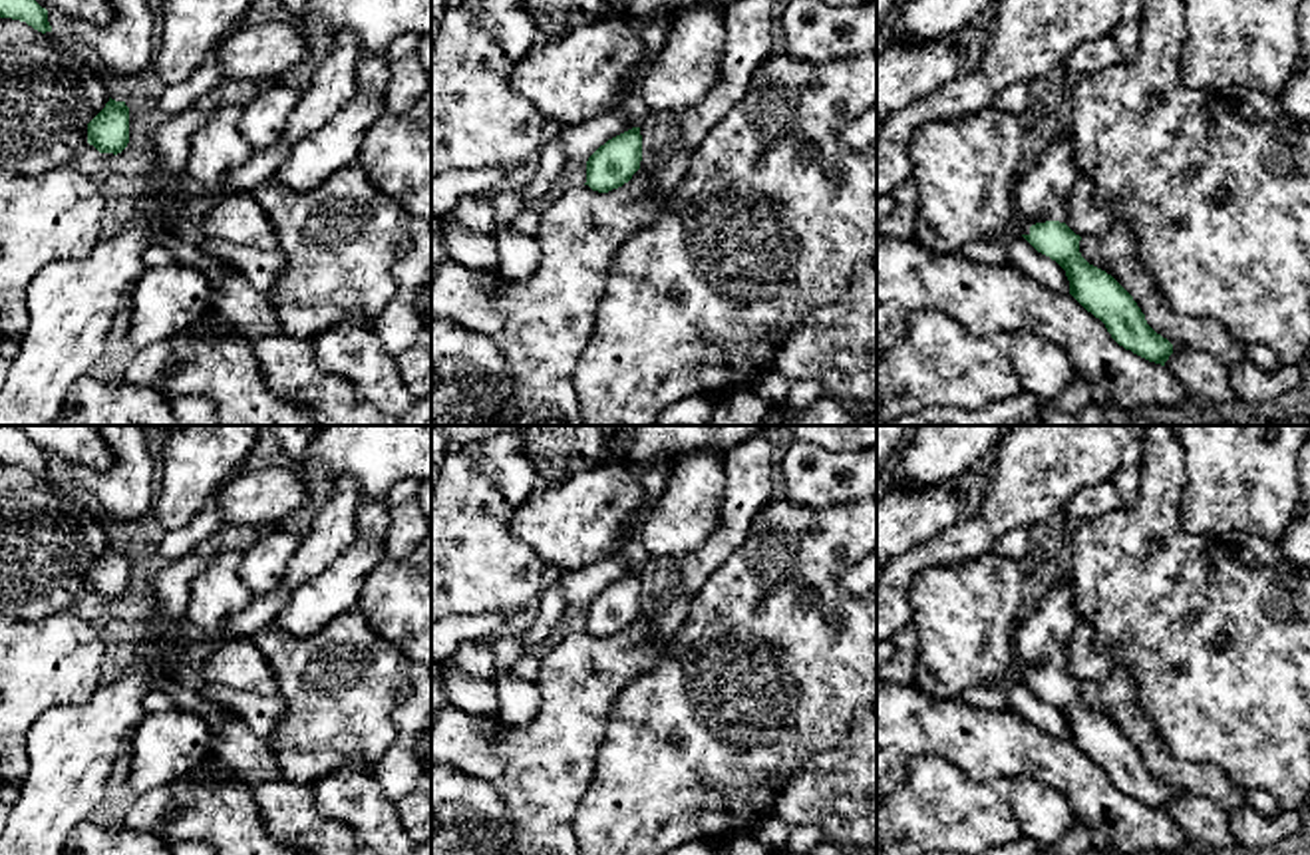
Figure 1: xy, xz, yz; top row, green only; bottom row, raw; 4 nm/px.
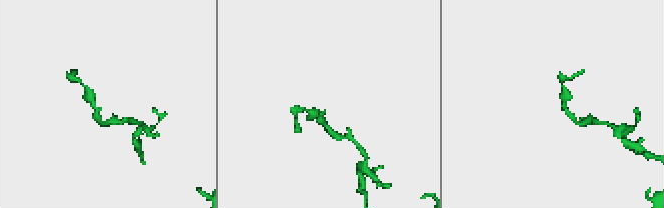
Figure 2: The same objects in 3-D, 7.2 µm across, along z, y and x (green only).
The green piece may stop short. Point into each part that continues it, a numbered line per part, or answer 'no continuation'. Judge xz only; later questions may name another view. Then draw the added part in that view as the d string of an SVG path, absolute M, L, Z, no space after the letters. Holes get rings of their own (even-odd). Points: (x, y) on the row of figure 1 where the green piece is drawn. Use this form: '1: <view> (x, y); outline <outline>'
no continuation

